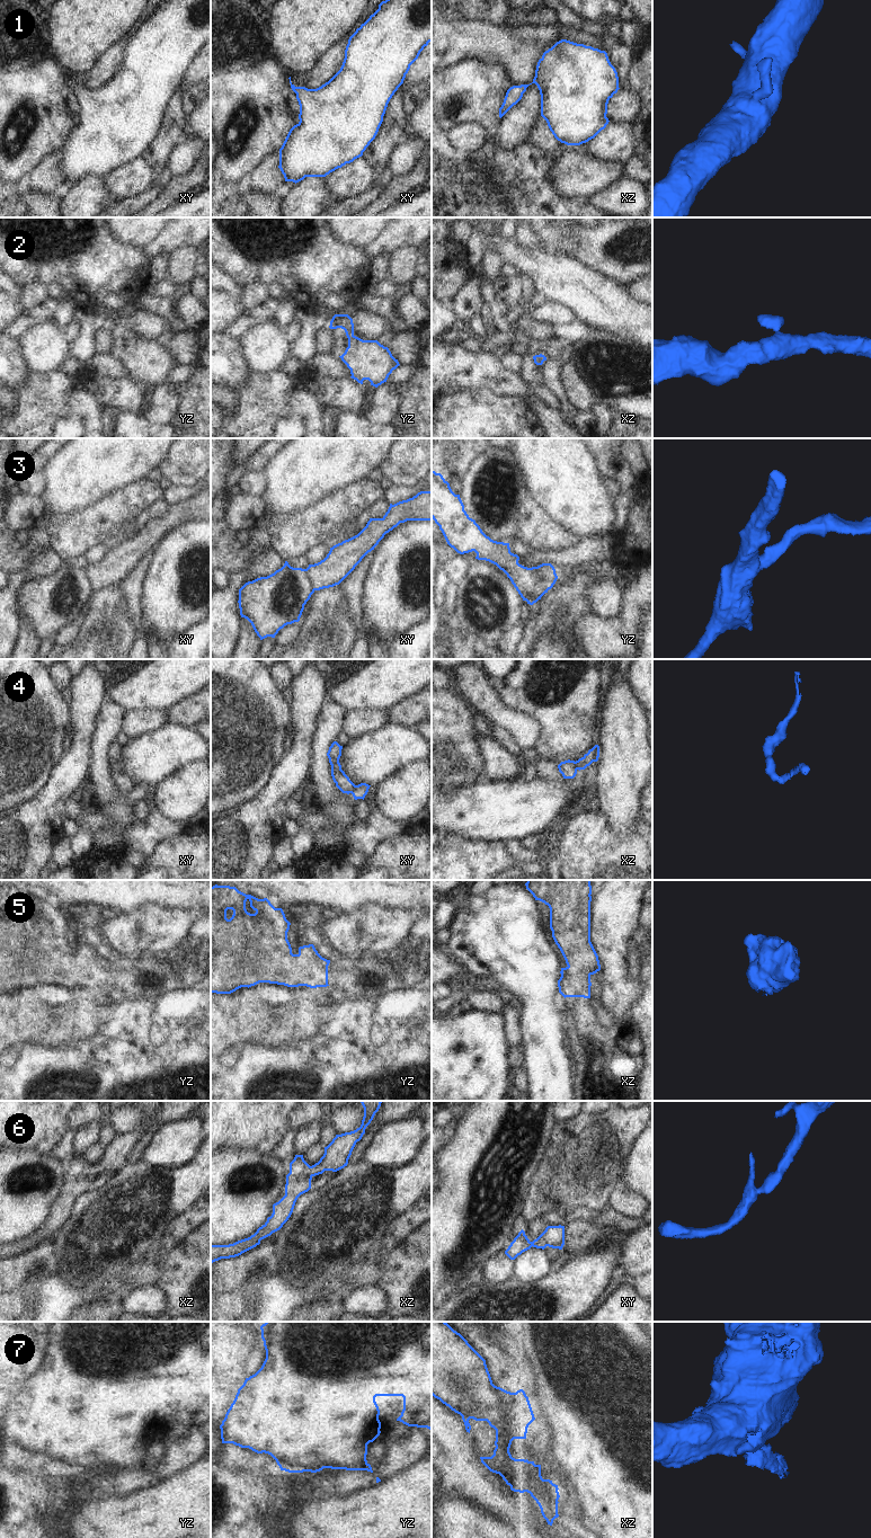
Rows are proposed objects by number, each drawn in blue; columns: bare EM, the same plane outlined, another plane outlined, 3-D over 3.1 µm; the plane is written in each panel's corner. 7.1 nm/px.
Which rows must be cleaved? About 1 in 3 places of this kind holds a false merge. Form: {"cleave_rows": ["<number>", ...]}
{"cleave_rows": ["3", "4", "7"]}

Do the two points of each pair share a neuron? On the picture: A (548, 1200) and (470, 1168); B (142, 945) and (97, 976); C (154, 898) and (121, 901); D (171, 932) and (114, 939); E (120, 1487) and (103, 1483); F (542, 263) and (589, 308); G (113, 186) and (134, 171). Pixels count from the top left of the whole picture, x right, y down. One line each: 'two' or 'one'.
A: two
B: two
C: one
D: one
E: one
F: one
G: one

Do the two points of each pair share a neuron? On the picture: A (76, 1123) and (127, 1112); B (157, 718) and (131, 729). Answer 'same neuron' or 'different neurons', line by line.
A: same neuron
B: same neuron

